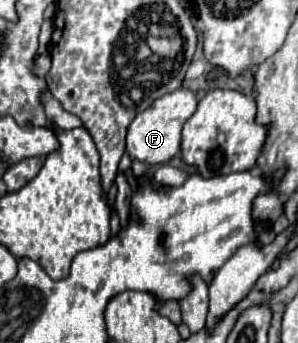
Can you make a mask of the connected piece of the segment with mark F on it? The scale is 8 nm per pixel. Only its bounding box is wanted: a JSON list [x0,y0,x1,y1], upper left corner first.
[127,88,197,164]

